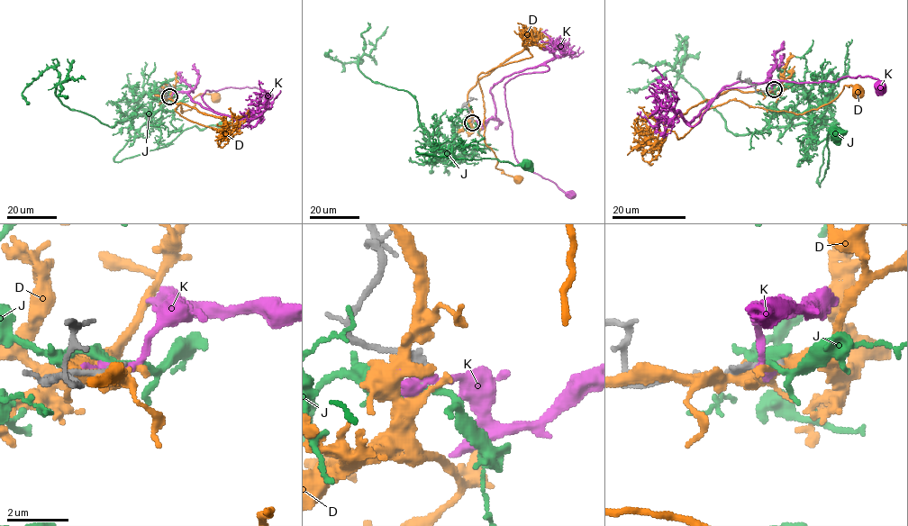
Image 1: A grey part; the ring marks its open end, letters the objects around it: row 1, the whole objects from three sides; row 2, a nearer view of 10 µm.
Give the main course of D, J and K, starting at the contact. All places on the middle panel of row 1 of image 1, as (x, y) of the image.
D: (472, 122), (467, 92), (528, 50), (530, 58), (477, 77), (485, 143), (497, 168), (518, 178)
J: (472, 122), (453, 128), (454, 139), (439, 148), (447, 156), (435, 164), (432, 156), (417, 153), (528, 165)
K: (471, 122), (495, 116), (495, 84), (546, 66), (504, 85), (512, 146), (522, 166), (570, 194)

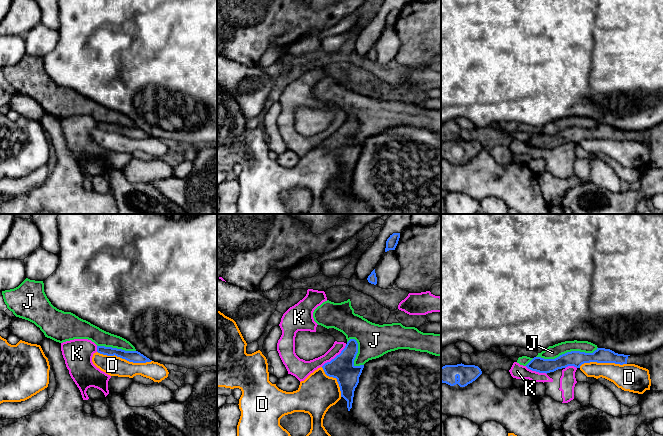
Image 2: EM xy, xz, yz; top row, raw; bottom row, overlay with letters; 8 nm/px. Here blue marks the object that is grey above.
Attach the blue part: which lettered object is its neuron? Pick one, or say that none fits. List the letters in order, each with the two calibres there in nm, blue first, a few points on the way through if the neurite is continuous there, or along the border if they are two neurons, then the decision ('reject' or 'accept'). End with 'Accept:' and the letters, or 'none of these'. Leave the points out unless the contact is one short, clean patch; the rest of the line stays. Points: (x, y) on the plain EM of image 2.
D: calibres 100 and 160 nm; reject
J: calibres 130 and 110 nm; reject
K: calibres 200 and 110 nm; reject
Accept: none of these

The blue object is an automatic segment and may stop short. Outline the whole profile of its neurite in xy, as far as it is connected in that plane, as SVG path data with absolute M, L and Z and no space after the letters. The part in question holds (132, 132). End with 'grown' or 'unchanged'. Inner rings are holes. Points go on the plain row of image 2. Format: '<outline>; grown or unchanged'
M97 122L97 128L107 132L115 131L133 139L146 139L152 137L138 127L125 127L112 123Z; unchanged

